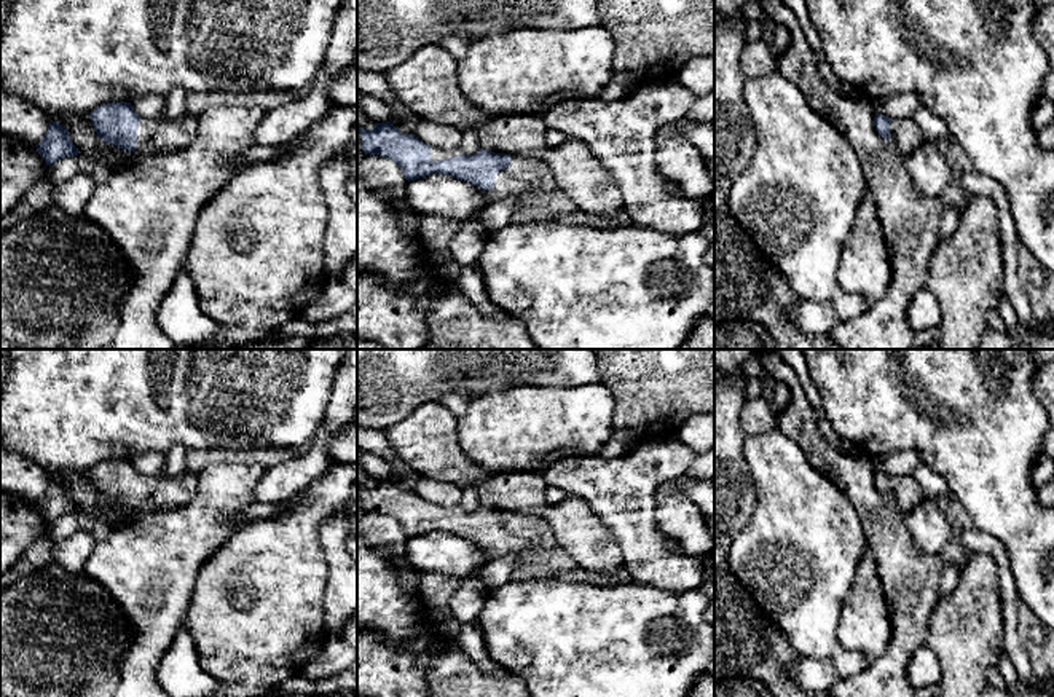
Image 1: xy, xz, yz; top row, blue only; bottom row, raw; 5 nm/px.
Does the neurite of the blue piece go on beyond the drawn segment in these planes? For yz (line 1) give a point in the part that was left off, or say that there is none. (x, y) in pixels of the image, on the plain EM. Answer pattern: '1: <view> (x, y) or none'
1: yz (904, 492)

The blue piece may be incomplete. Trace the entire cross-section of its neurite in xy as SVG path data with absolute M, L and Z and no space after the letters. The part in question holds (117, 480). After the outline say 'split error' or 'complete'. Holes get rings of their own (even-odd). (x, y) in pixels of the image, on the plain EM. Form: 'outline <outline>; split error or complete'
outline M131 459L99 463L89 475L102 498L139 512L182 507L196 494L198 475L183 471L172 477L147 477L134 469Z; split error

